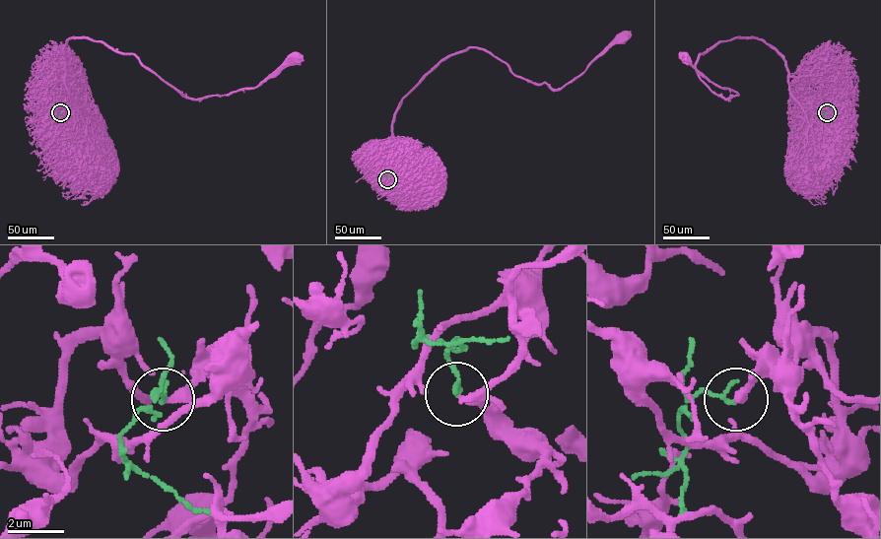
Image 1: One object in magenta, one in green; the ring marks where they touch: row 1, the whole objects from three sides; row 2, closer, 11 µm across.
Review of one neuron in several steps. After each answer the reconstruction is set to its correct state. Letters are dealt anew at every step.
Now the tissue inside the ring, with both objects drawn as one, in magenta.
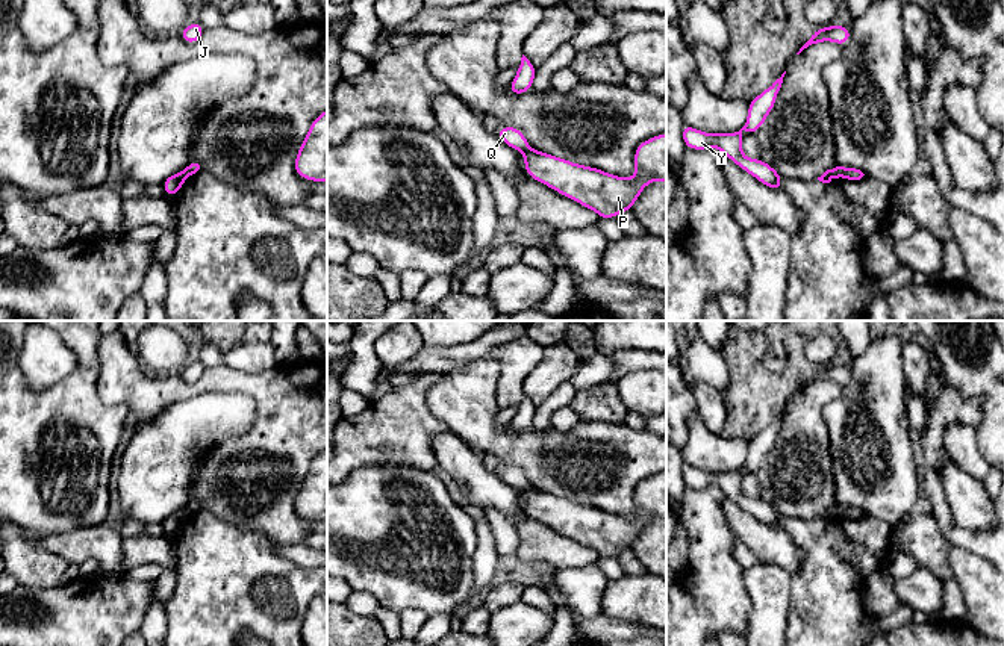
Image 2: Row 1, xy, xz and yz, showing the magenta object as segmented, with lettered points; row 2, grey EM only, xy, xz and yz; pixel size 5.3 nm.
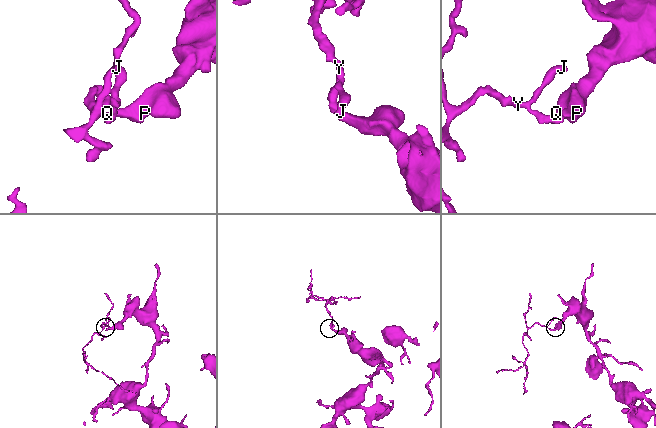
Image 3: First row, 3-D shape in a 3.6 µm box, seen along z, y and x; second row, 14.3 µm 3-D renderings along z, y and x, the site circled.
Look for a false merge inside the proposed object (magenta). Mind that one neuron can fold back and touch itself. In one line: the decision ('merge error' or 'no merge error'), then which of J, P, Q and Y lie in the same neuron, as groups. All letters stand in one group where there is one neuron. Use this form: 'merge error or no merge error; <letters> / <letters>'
merge error; J Q Y / P

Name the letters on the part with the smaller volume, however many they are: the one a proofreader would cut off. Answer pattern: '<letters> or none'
J, Q, Y

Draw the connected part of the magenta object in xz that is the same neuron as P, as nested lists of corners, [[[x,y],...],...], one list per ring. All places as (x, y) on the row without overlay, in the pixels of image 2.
[[[666,472],[636,486],[633,517],[612,514],[538,489],[524,492],[524,505],[529,516],[595,549],[600,558],[618,557],[621,551],[633,548],[648,522],[666,520]]]

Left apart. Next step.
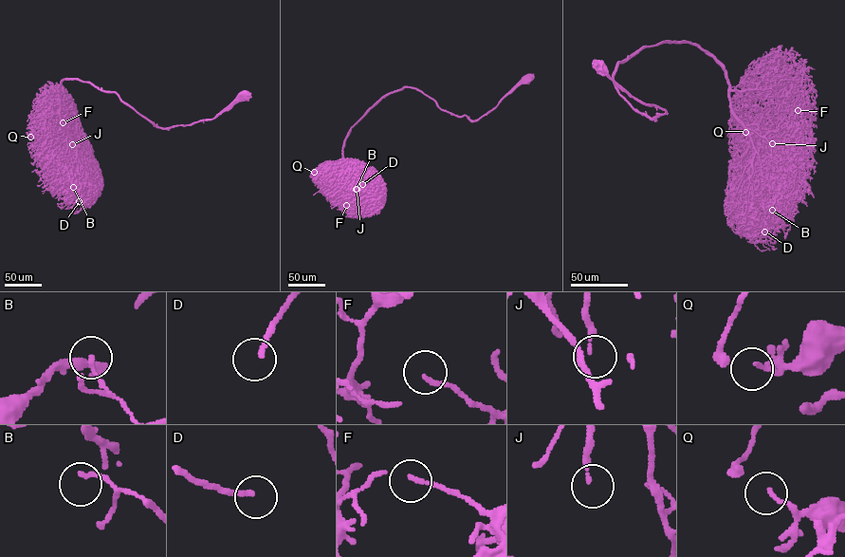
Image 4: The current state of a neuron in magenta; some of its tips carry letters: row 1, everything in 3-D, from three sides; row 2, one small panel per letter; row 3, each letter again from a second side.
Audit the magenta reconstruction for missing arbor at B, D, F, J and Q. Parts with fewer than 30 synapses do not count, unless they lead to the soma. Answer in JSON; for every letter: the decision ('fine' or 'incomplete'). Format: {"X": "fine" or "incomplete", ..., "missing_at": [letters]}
{"B": "fine", "D": "incomplete", "F": "fine", "J": "fine", "Q": "fine", "missing_at": ["D"]}

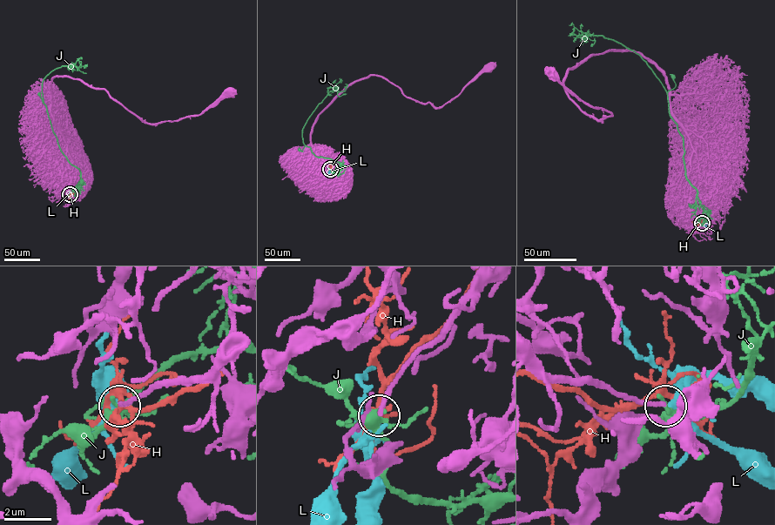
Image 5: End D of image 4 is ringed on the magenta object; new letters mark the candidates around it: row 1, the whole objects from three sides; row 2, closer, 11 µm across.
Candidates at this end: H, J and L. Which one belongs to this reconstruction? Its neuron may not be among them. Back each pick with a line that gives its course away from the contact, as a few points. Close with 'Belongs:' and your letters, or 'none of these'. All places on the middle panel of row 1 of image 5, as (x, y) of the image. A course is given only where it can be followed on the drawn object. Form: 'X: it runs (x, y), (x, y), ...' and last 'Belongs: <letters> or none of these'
Belongs: L

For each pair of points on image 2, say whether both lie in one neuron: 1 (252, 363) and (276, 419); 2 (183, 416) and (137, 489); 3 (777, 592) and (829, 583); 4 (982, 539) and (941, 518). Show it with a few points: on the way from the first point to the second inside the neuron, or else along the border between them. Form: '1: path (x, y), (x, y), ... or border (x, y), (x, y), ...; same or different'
1: border (224, 363), (247, 372), (262, 372), (276, 366); different
2: path (182, 434), (155, 471); same
3: border (792, 577), (792, 604), (788, 610), (786, 624); different
4: path (971, 539), (960, 537), (951, 528); same

